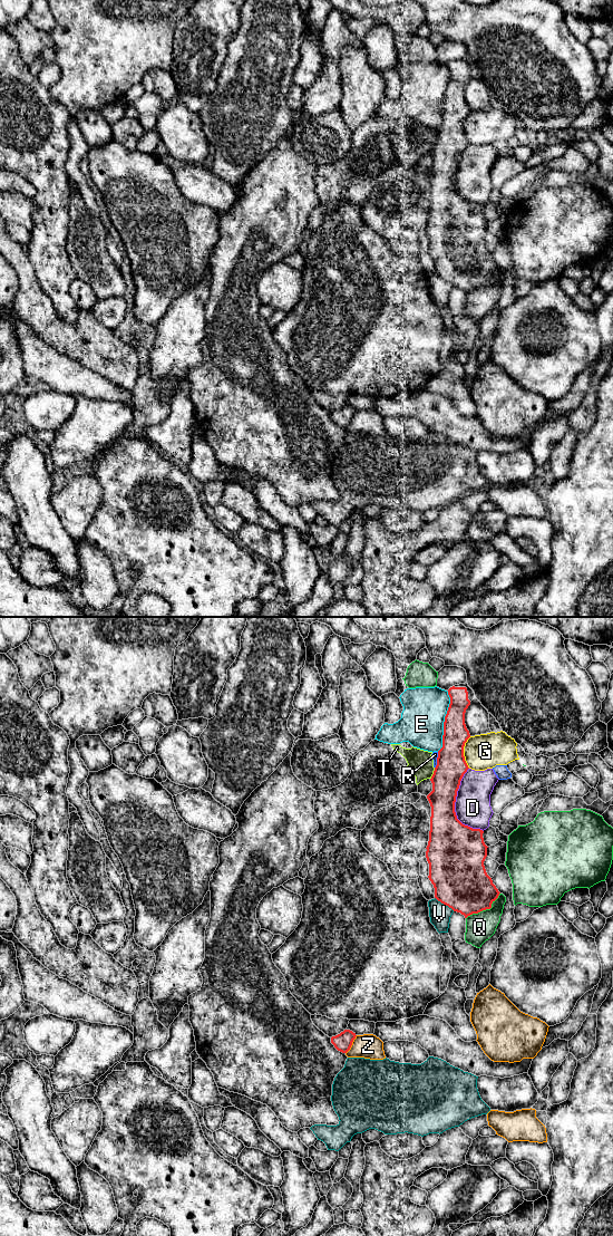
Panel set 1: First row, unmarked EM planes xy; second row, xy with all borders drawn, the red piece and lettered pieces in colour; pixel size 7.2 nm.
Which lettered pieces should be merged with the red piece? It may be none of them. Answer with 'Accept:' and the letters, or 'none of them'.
Accept: none of them

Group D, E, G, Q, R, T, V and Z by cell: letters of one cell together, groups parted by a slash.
D / E / G / Q / R T / V / Z

